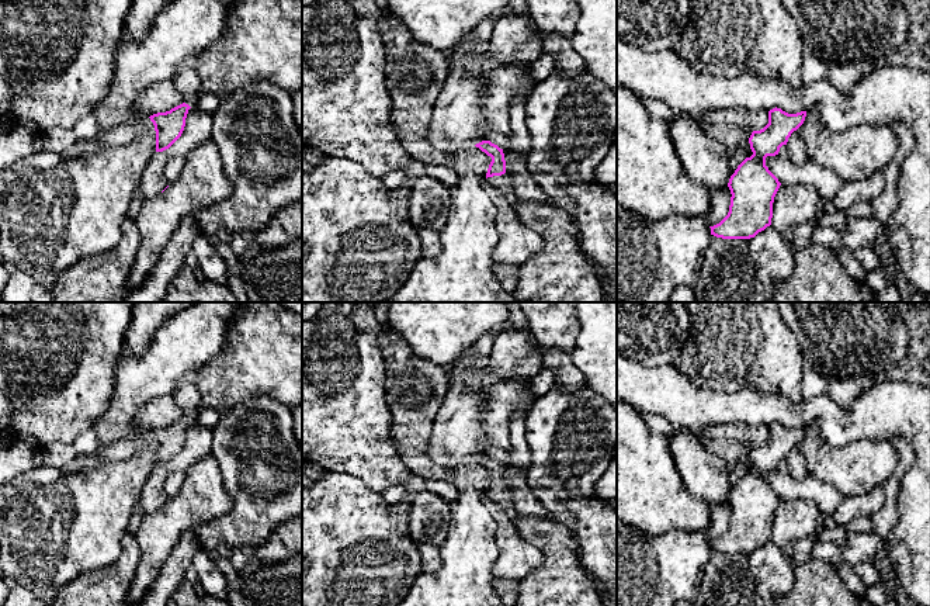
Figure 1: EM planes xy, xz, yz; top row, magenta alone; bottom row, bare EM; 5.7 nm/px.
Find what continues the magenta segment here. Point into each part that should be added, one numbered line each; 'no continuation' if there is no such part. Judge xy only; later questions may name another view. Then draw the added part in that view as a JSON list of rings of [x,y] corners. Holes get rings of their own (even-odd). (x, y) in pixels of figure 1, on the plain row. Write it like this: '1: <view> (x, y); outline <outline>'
1: xy (187, 397); outline [[[191,380],[181,381],[173,398],[181,408],[184,418],[194,422],[199,413],[198,405],[201,401],[201,395],[195,384]]]

